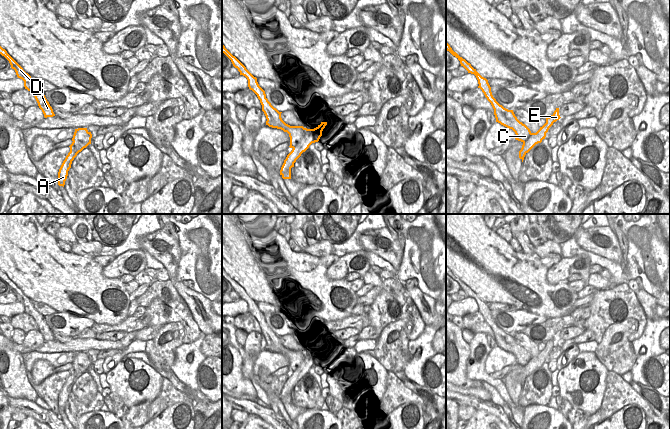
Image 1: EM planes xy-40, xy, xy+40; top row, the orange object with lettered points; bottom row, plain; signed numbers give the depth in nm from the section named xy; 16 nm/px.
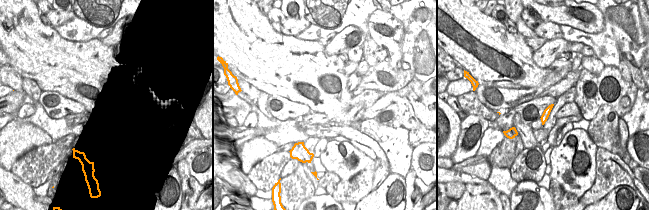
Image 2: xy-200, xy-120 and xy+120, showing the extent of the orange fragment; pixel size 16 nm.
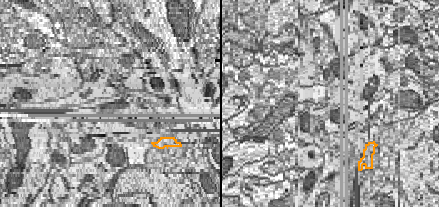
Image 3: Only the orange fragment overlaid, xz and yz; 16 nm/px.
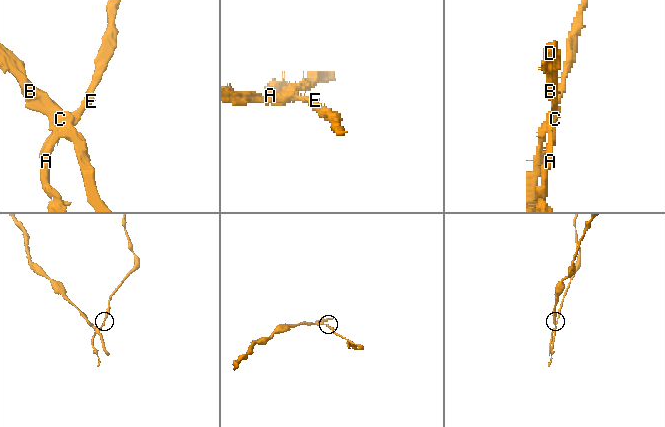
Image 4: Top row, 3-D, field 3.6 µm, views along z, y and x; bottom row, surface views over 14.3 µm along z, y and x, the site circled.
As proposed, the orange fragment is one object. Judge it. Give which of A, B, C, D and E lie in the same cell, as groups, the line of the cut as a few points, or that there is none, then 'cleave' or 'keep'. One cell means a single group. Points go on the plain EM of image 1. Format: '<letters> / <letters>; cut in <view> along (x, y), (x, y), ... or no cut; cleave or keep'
A E / B C D; cut in xy along (312, 355), (307, 359), (308, 369), (305, 373); cleave

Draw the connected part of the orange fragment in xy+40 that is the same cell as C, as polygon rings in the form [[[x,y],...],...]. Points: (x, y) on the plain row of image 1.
[[[446,266],[446,274],[449,275],[453,280],[455,280],[459,285],[461,290],[463,290],[468,297],[474,298],[478,304],[478,312],[482,314],[487,324],[491,327],[494,333],[494,339],[496,342],[496,346],[500,347],[501,349],[512,353],[516,358],[516,364],[521,366],[527,366],[527,371],[530,374],[536,369],[536,364],[538,363],[537,357],[531,357],[530,353],[520,346],[517,341],[515,340],[513,334],[508,334],[500,329],[496,323],[493,321],[491,316],[491,311],[488,307],[488,304],[482,301],[476,293],[474,293],[470,287],[468,287],[465,283],[460,281],[456,276],[452,274],[450,269]]]

